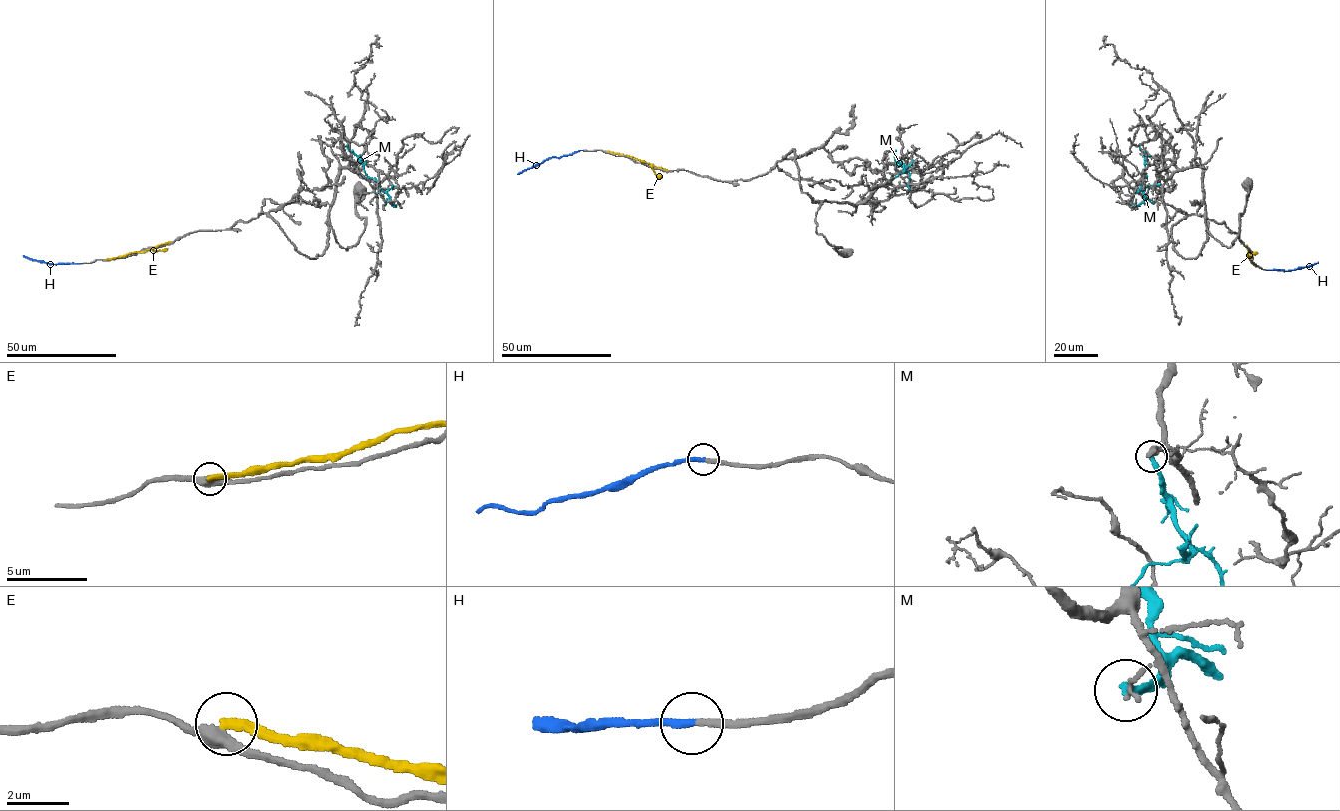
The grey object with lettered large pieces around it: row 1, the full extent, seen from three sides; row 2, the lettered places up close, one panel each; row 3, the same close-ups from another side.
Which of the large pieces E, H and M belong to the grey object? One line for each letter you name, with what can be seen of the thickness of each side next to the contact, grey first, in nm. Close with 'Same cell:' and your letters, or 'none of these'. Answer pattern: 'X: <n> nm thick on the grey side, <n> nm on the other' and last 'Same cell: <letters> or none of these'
H: 240 nm thick on the grey side, 240 nm on the other
Same cell: H

